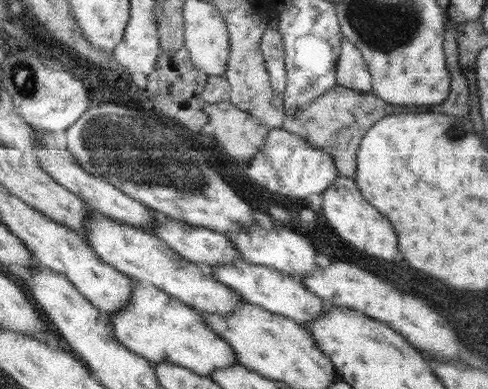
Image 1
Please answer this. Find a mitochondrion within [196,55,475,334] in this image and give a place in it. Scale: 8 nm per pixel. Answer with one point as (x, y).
(457, 132)

